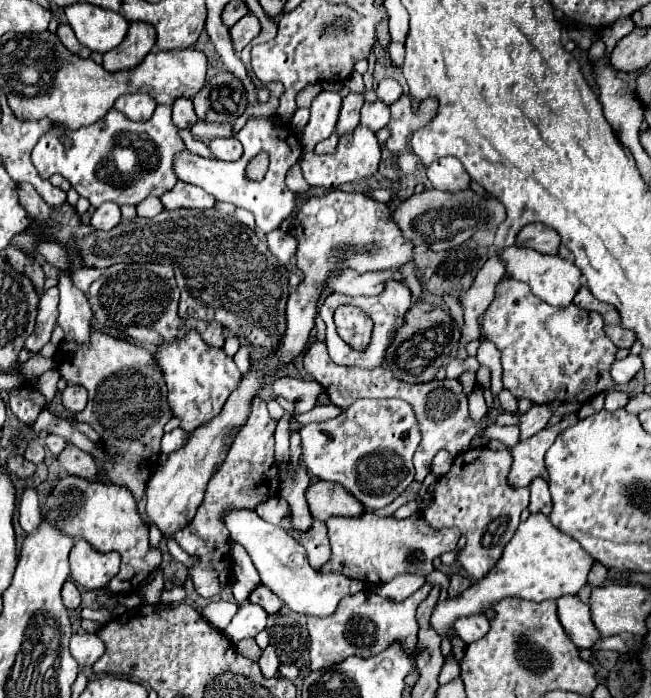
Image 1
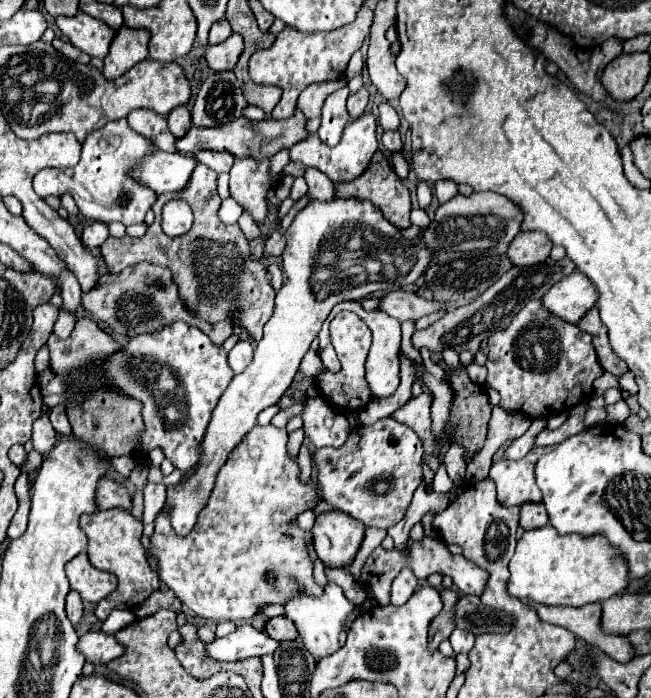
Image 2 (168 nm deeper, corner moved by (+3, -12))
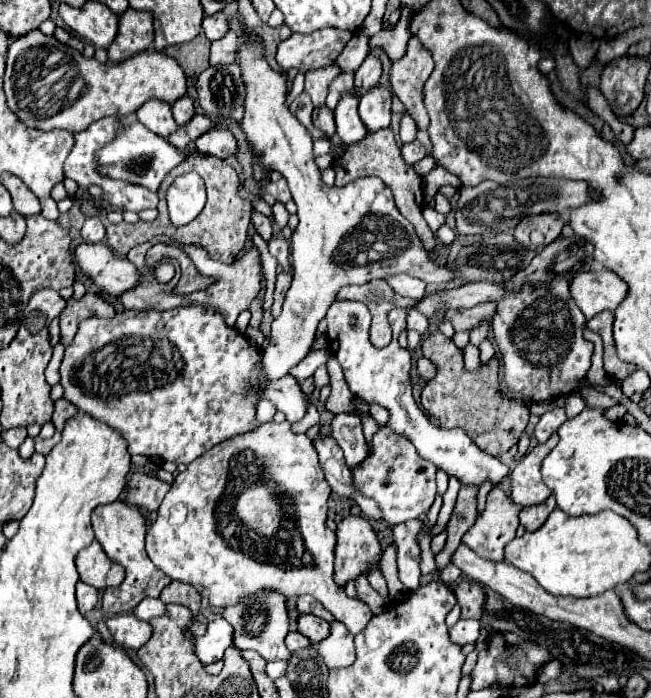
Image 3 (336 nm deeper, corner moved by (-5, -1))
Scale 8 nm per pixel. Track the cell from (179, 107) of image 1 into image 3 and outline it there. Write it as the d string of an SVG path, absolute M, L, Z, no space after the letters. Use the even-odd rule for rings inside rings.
M188 95L180 97L174 105L172 105L172 113L174 113L174 119L178 125L184 125L188 123L192 117L194 117L194 103Z

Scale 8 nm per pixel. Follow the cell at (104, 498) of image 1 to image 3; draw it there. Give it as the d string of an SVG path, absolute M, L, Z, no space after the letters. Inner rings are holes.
M122 501L100 505L92 511L92 527L106 555L126 569L126 579L118 587L108 587L102 595L102 609L106 613L112 613L112 615L130 613L130 609L134 609L142 599L158 597L160 591L172 581L168 575L160 573L160 569L156 569L156 565L152 565L150 557L146 555L146 549L144 549L146 519L138 511L138 507L126 505Z

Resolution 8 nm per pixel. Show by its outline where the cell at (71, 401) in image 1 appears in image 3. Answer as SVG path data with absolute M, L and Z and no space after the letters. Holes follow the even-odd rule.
M64 397L56 401L56 409L54 409L54 417L52 417L52 423L54 423L54 427L56 427L56 435L62 433L66 421L68 421L70 417L74 417L76 413L78 413L78 409L76 409L70 401L66 401Z

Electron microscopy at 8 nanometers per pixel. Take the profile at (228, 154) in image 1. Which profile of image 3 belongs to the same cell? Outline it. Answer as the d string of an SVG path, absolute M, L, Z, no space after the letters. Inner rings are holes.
M224 127L210 129L208 133L200 135L194 141L194 145L200 153L214 155L218 159L228 159L228 157L234 157L238 153L238 143L236 143L234 135Z

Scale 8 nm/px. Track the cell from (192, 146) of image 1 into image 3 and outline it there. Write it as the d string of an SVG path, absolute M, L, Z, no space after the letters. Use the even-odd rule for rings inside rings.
M156 99L146 101L136 111L136 117L138 117L138 121L142 125L146 125L152 133L156 133L160 137L168 137L178 129L178 125L176 125L176 121L172 117L172 109L164 101L156 101Z

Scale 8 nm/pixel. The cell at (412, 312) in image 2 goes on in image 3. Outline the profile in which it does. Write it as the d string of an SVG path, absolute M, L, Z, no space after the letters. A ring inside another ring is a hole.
M558 277L546 287L524 285L518 293L506 293L496 282L466 283L456 289L444 289L424 295L416 301L414 309L432 317L444 309L474 307L478 303L498 301L496 315L492 319L494 341L500 353L502 381L506 393L532 403L558 399L578 391L578 383L584 381L590 369L590 357L594 345L584 339L586 317L576 307L568 291L568 279Z

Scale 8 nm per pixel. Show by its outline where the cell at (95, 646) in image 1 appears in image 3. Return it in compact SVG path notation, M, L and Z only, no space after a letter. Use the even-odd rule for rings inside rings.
M116 615L106 619L106 627L114 637L114 645L124 649L140 649L152 635L148 621L140 621L134 615Z

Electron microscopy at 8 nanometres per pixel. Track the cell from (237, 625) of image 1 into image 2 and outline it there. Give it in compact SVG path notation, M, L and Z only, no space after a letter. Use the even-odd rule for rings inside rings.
M244 624L238 626L236 632L224 638L214 638L210 644L206 644L206 658L228 662L228 660L244 660L250 656L264 656L274 654L274 650L280 646L280 642L272 640L268 634L254 630L252 626Z

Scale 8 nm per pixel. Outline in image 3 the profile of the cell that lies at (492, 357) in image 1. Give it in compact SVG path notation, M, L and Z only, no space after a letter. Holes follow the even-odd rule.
M482 323L482 325L478 325L478 327L474 327L474 329L470 331L470 343L472 343L474 347L480 347L480 343L488 337L488 327L490 327L490 325Z

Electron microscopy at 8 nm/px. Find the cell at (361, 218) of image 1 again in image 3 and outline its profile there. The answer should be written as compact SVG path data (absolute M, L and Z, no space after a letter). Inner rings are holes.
M252 37L250 43L240 43L238 61L246 83L246 111L240 127L252 151L262 155L262 167L280 171L288 181L300 219L292 233L292 285L286 293L282 313L272 321L270 343L262 349L260 373L264 381L248 387L248 395L260 399L268 383L290 375L290 369L312 351L316 327L342 287L364 285L398 273L408 273L426 283L446 283L456 275L432 263L430 251L424 249L424 243L416 237L412 223L396 209L392 191L384 181L378 177L362 177L344 187L322 185L312 155L312 137L284 105L286 75L270 69L262 57L258 39ZM356 229L360 233L354 233Z

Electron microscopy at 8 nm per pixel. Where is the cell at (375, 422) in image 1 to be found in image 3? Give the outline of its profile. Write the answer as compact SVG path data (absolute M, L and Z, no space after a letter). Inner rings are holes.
M384 425L384 427L380 427L376 431L376 435L370 441L368 457L360 465L356 465L356 469L350 469L350 471L352 471L352 485L364 497L370 497L370 499L374 499L378 503L378 507L382 511L382 519L386 523L390 523L390 525L404 523L408 519L416 519L422 513L426 513L430 509L430 505L434 503L434 497L436 497L436 465L432 465L430 461L424 461L416 453L416 447L410 441L406 441L404 437L400 437L388 425Z

